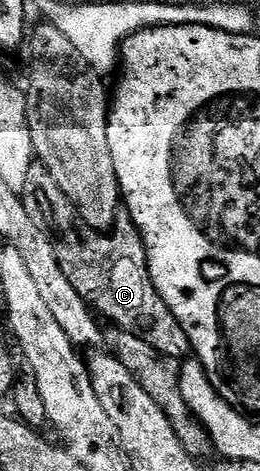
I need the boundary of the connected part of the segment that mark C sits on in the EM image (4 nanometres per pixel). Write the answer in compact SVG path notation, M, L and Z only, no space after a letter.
M34 161L31 169L27 169L27 185L23 185L19 194L27 216L53 240L55 256L67 280L98 316L106 315L112 326L143 337L147 345L173 359L181 361L190 354L189 338L183 333L183 325L179 325L175 313L171 313L167 301L159 297L151 281L149 254L133 222L125 217L118 218L110 235L100 235L96 226L83 222L63 189L55 185L55 177L51 177L40 161Z

